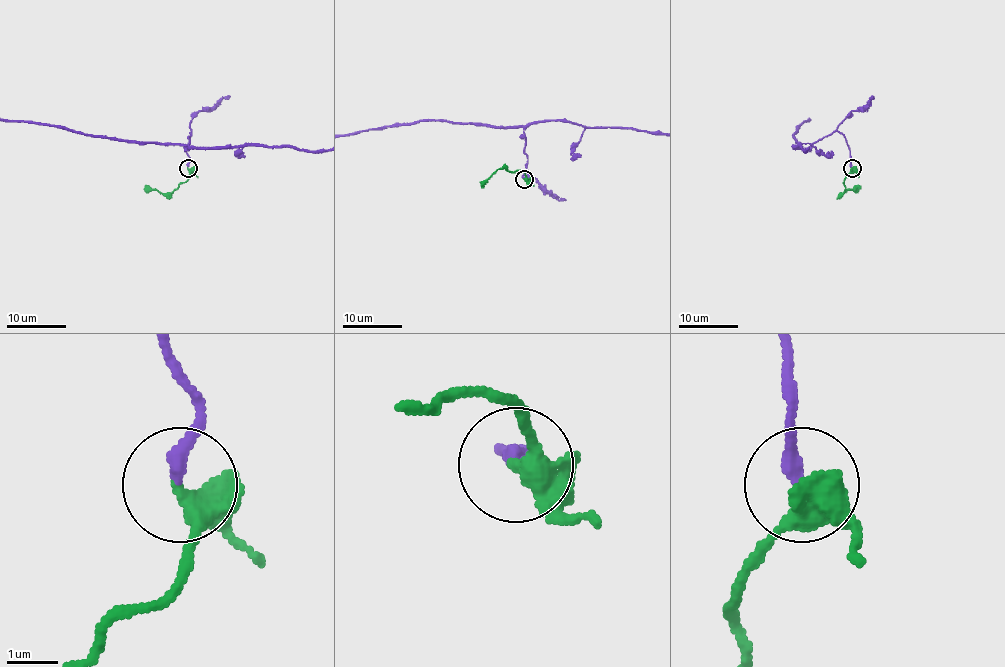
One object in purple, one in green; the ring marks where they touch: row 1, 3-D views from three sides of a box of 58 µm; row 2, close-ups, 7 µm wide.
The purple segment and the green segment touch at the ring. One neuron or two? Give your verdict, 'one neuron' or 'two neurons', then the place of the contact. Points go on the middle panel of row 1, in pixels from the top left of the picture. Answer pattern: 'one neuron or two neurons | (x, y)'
one neuron | (524, 179)

